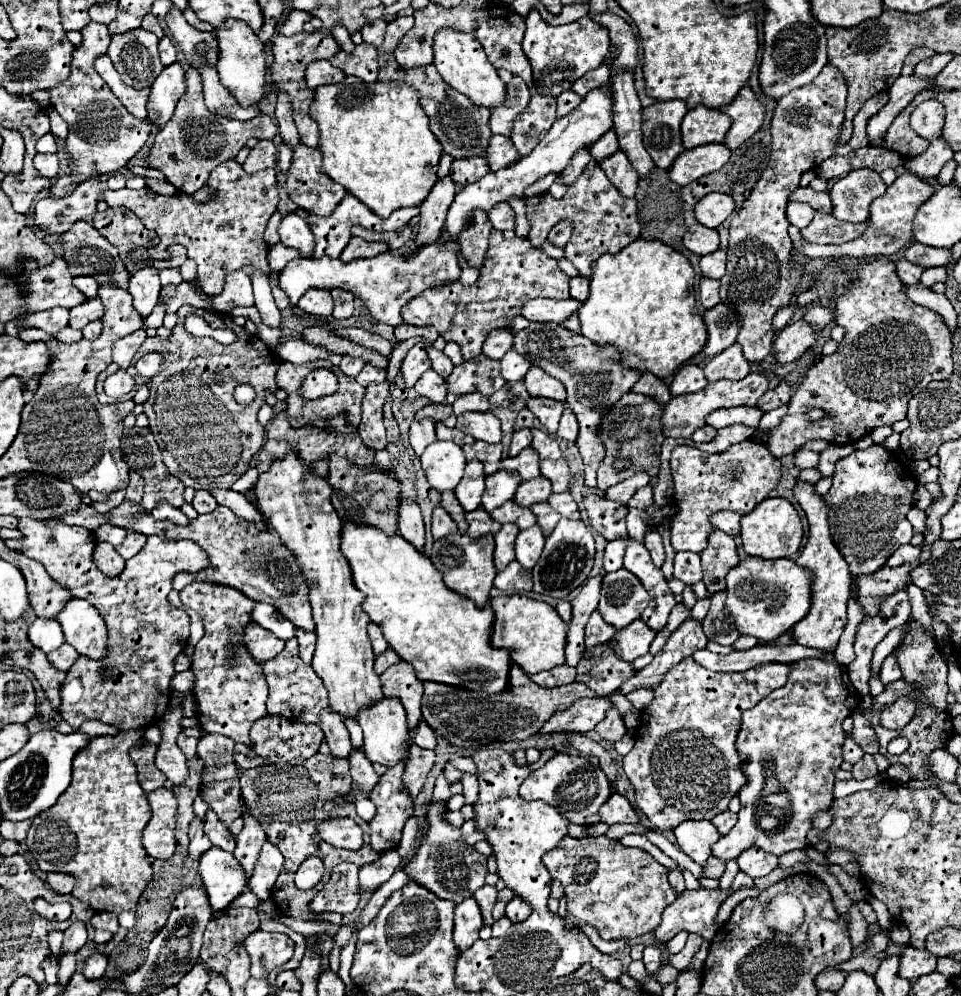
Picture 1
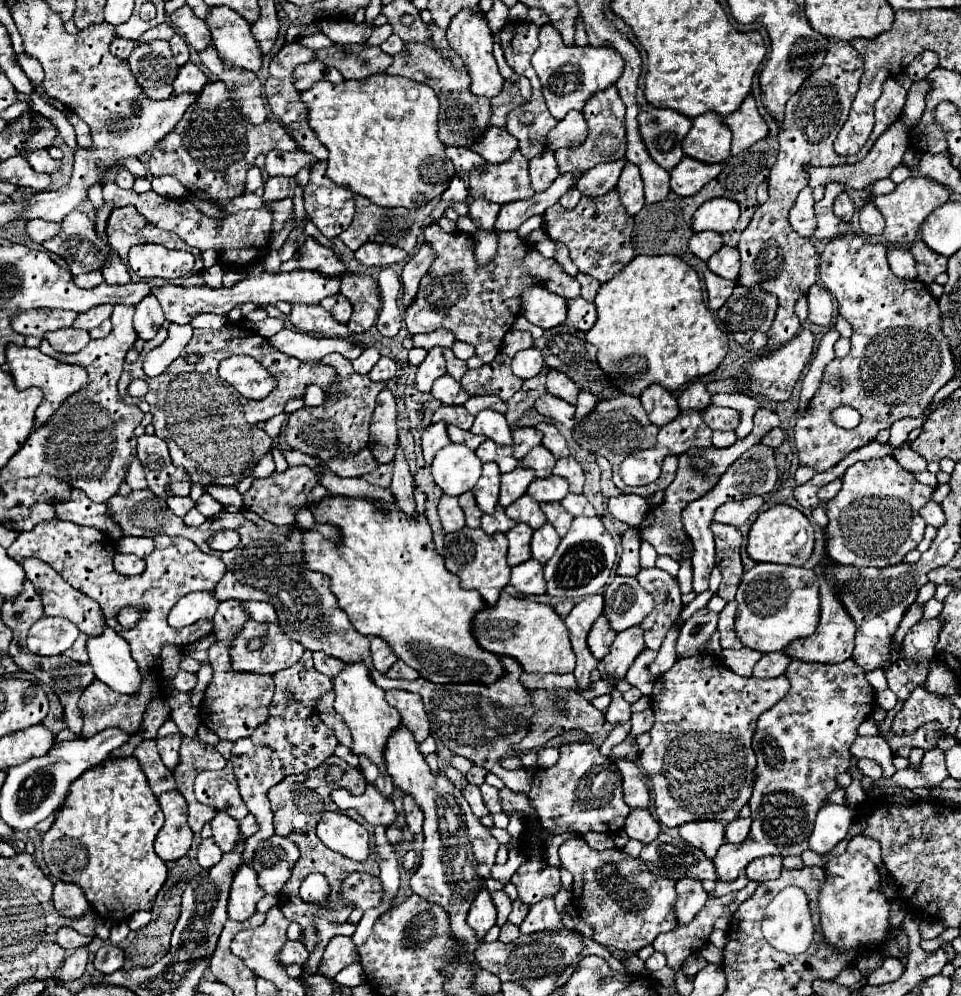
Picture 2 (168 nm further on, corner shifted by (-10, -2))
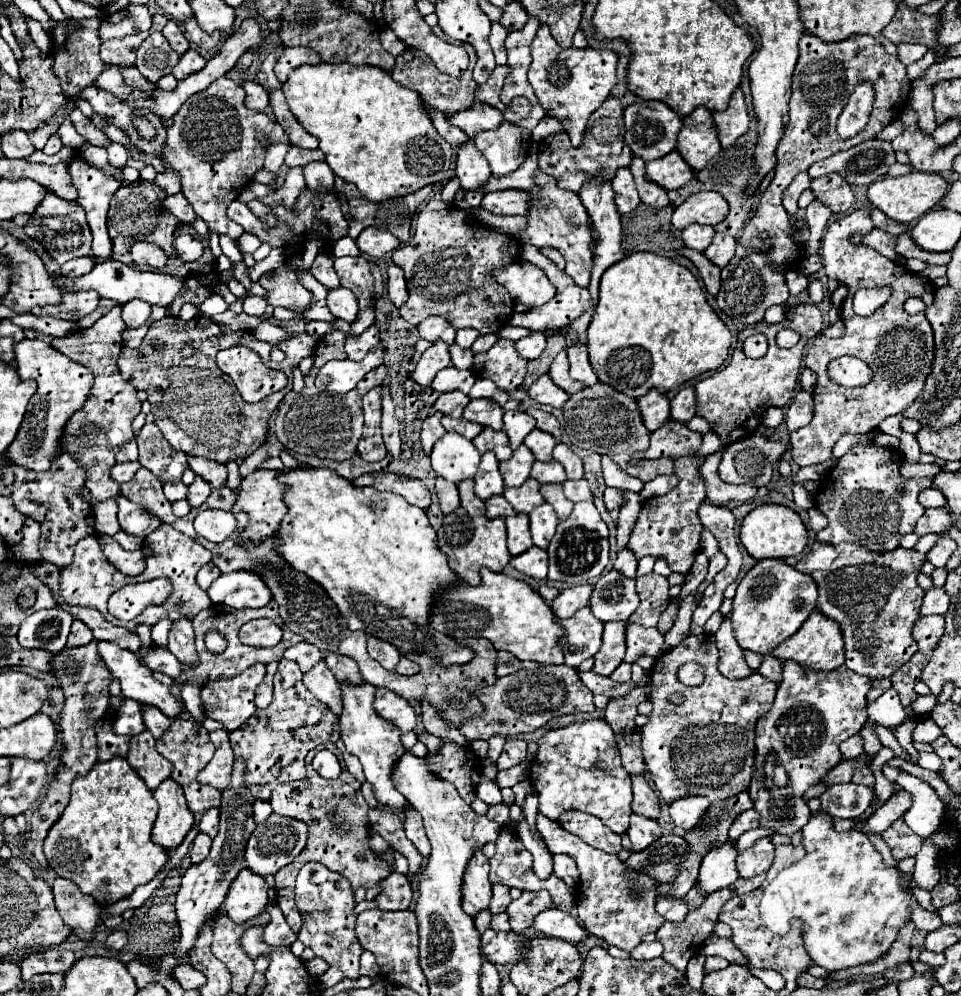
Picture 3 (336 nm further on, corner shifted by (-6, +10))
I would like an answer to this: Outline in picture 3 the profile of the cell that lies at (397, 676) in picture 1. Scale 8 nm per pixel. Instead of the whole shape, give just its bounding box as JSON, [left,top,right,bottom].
[373,688,417,732]

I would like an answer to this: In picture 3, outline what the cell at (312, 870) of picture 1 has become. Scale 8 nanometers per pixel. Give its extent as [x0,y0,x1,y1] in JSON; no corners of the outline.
[295,862,363,980]

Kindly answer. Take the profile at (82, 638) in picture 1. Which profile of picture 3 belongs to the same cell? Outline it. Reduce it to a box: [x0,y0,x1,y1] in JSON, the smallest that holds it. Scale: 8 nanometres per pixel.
[97,640,183,718]

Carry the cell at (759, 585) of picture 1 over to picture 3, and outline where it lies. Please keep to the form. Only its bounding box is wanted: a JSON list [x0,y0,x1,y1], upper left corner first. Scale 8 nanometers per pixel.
[729,558,817,654]

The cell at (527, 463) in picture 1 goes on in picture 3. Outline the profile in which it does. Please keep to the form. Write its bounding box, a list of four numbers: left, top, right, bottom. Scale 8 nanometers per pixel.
[525,430,557,462]

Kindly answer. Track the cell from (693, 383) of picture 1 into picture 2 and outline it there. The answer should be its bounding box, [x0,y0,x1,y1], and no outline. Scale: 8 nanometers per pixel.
[679,382,711,410]

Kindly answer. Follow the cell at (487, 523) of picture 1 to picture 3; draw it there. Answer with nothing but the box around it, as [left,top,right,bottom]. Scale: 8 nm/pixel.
[485,496,515,518]

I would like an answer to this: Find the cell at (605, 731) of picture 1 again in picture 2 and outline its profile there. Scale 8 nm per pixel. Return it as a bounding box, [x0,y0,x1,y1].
[605,690,631,724]

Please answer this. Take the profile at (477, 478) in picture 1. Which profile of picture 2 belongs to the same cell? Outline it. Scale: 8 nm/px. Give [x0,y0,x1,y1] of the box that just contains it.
[473,462,501,514]

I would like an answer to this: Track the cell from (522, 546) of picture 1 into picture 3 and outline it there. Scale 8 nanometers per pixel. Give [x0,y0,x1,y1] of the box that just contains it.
[531,502,559,548]

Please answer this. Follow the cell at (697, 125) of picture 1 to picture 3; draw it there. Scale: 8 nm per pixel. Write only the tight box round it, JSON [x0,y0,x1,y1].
[677,106,721,172]

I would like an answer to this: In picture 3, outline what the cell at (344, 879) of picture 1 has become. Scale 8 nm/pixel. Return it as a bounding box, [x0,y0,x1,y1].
[375,870,413,910]

